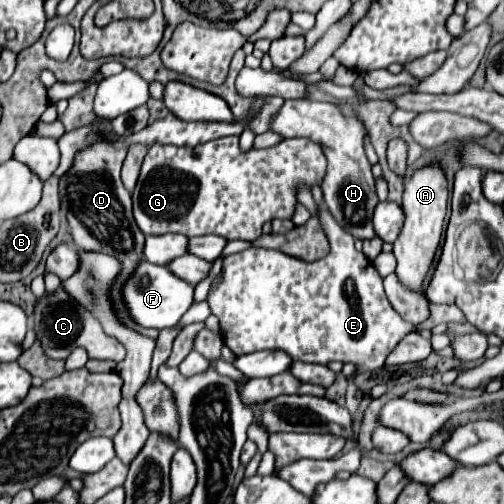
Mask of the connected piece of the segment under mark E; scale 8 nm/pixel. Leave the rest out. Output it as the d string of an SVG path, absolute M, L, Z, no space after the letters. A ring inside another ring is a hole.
M320 207L318 213L324 233L330 241L330 253L316 261L304 261L292 255L286 255L276 249L250 247L246 251L228 255L224 259L222 283L208 293L208 303L212 315L220 319L220 333L230 351L240 357L260 349L282 349L290 353L296 361L320 363L326 365L330 361L352 363L358 373L376 371L384 367L390 351L402 341L414 325L402 321L398 313L388 305L386 293L382 289L382 279L374 265L364 257L364 253L356 251L354 237L346 233L334 217L330 217L326 207Z

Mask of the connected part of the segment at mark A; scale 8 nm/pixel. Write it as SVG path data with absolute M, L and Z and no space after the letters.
M428 165L418 169L410 181L404 183L404 227L394 241L394 255L398 259L396 275L404 287L410 291L416 291L424 295L424 281L428 277L428 271L434 265L436 251L440 247L442 229L444 229L444 217L446 217L446 199L448 199L448 185L444 179L444 173L436 165Z

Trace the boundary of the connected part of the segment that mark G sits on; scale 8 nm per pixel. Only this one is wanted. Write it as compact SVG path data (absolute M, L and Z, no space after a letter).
M222 137L196 147L152 145L144 157L138 183L132 191L134 219L144 235L184 233L186 237L220 235L228 241L254 241L262 233L262 225L272 219L292 219L298 205L298 187L322 185L326 177L326 155L322 147L310 139L284 139L270 149L250 149L246 153L238 147L238 137Z

